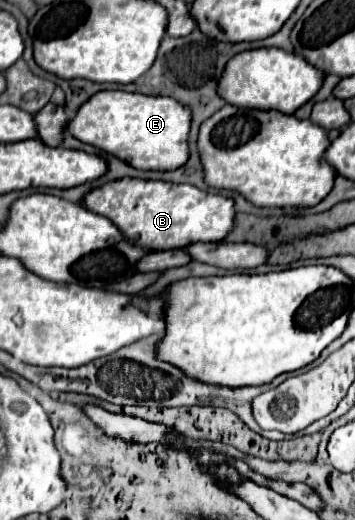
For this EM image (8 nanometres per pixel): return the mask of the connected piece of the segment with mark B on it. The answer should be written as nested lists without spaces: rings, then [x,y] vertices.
[[[116,179],[84,195],[82,205],[112,219],[120,233],[148,251],[182,249],[198,241],[222,241],[234,227],[234,203],[222,195],[212,195],[194,185],[166,181]]]

